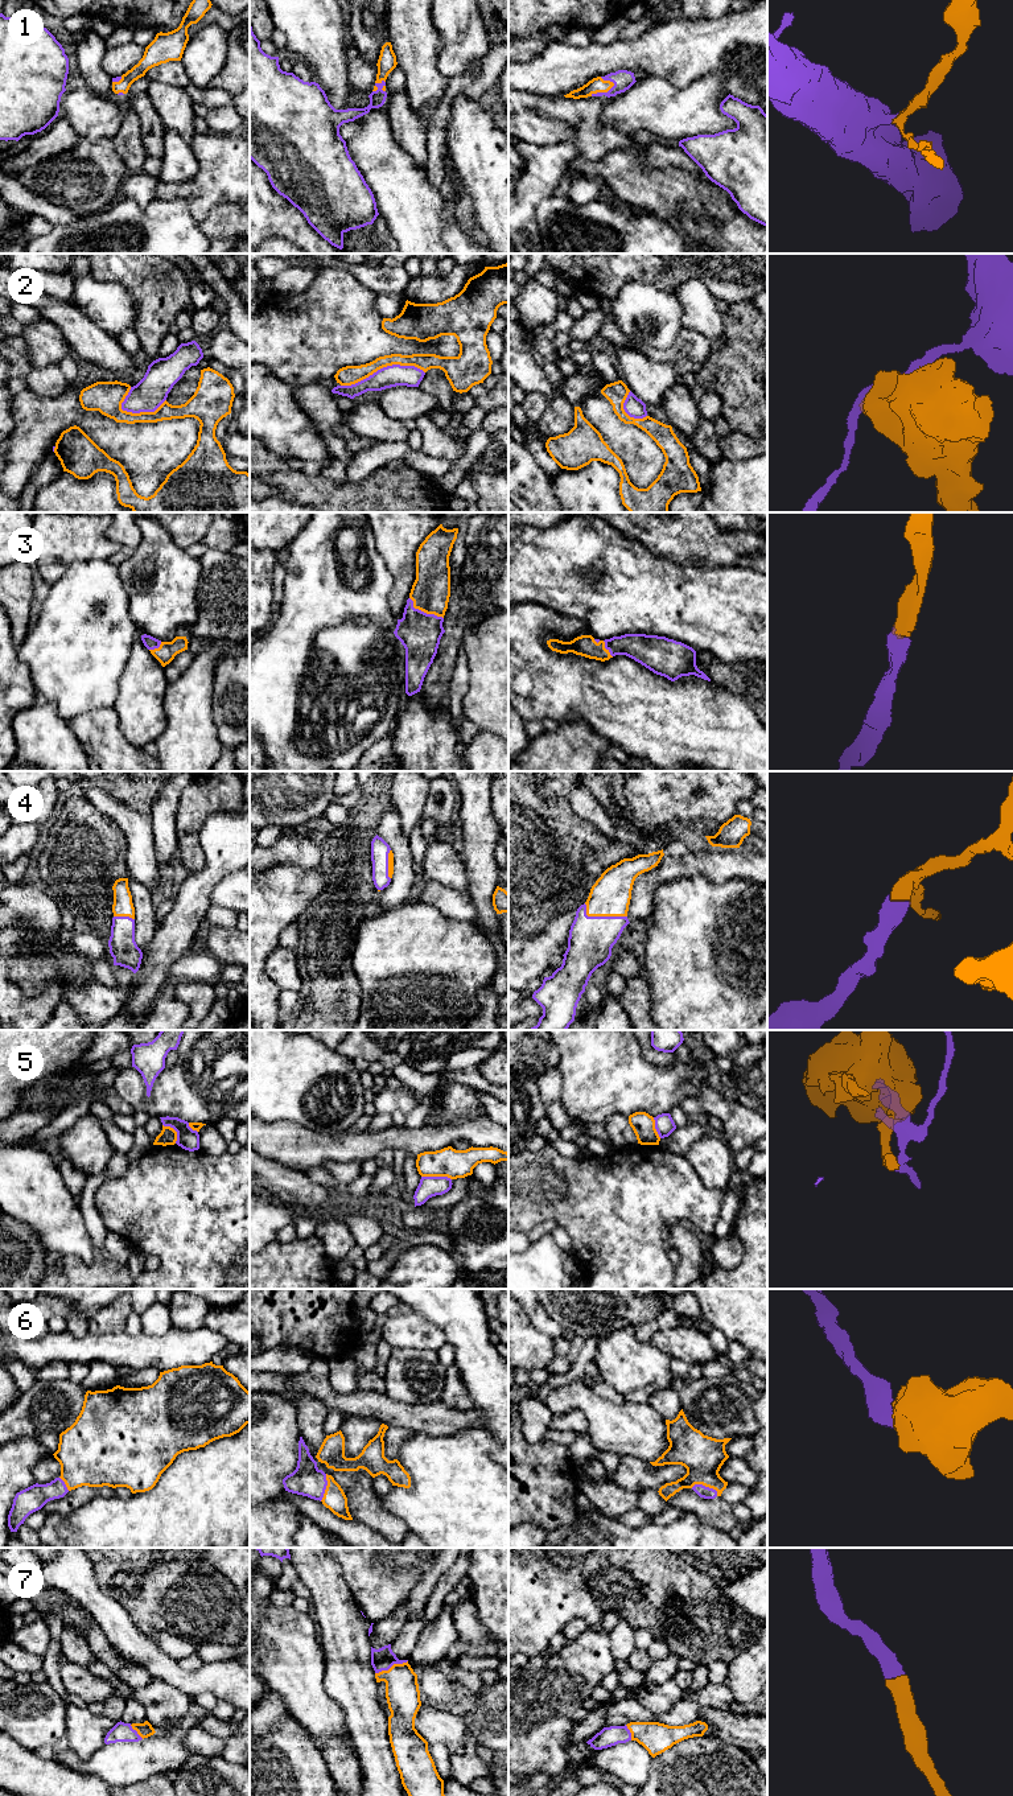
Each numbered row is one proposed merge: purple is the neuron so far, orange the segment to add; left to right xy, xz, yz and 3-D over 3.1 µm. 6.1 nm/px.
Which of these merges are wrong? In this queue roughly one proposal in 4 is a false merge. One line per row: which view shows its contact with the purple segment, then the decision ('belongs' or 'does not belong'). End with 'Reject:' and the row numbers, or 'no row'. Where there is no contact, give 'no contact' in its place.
1: contact in yz; belongs
2: contact in xz; does not belong
3: contact in xz; belongs
4: contact in yz; belongs
5: contact in xz; does not belong
6: contact in yz; belongs
7: contact in xz; belongs
Reject: 2, 5

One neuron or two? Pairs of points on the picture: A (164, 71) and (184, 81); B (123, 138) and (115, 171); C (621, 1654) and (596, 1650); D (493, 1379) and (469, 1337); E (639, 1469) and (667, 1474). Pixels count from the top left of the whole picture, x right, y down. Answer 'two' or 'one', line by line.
A: one
B: two
C: two
D: one
E: one

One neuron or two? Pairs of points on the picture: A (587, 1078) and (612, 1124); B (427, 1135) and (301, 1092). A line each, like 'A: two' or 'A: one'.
A: two
B: two

